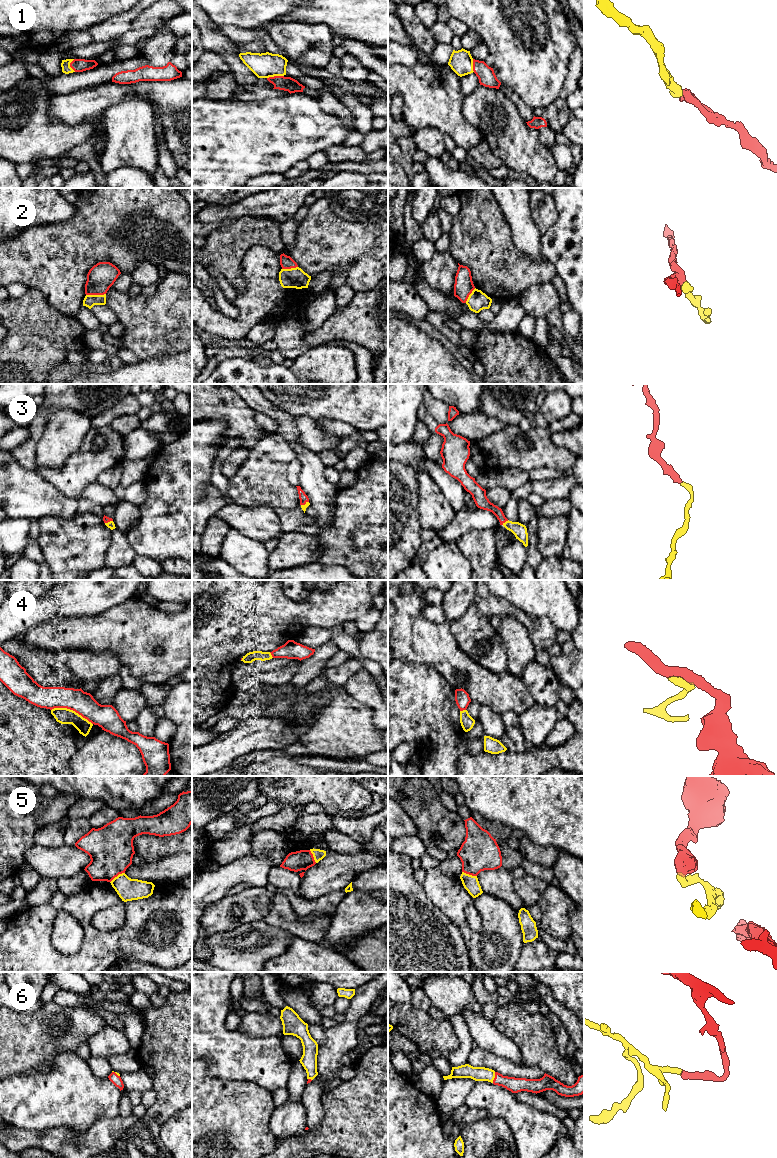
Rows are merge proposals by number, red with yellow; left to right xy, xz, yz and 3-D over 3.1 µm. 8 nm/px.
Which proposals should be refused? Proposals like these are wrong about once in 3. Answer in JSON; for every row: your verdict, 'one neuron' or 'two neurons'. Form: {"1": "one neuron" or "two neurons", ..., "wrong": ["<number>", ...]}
{"1": "one neuron", "2": "two neurons", "3": "one neuron", "4": "two neurons", "5": "two neurons", "6": "one neuron", "wrong": ["2", "4", "5"]}

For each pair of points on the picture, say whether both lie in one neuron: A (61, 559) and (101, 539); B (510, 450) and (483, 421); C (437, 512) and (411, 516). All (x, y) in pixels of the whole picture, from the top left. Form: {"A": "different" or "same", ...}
{"A": "same", "B": "different", "C": "different"}

